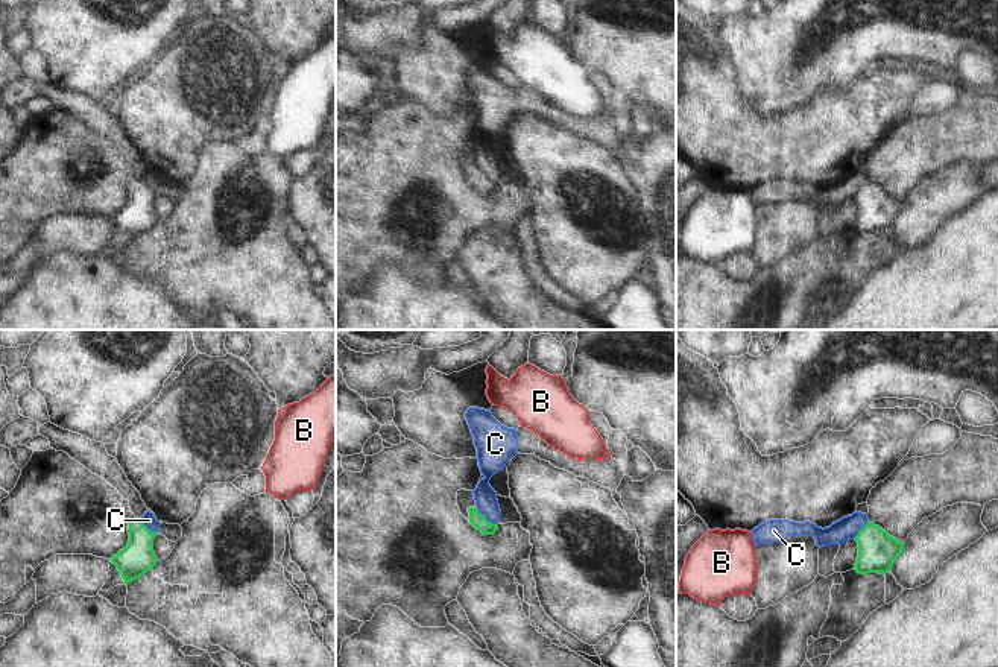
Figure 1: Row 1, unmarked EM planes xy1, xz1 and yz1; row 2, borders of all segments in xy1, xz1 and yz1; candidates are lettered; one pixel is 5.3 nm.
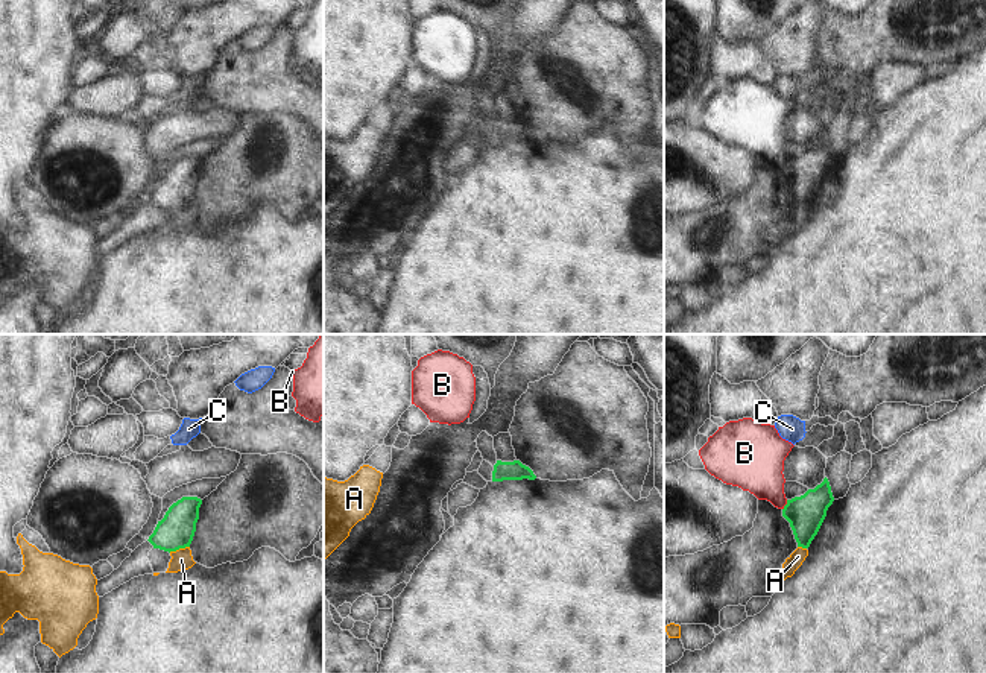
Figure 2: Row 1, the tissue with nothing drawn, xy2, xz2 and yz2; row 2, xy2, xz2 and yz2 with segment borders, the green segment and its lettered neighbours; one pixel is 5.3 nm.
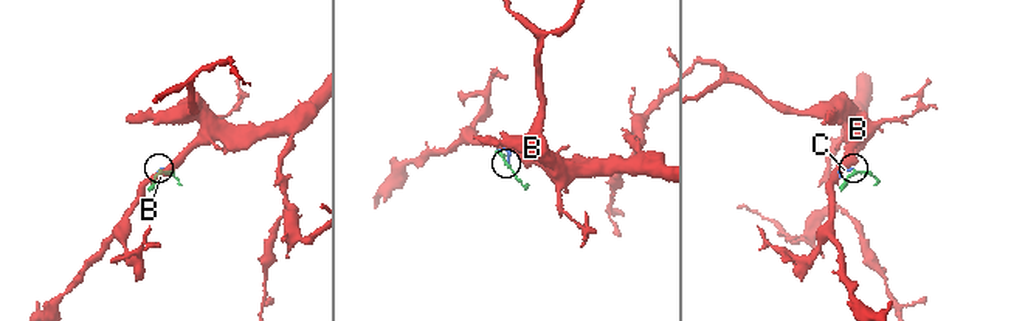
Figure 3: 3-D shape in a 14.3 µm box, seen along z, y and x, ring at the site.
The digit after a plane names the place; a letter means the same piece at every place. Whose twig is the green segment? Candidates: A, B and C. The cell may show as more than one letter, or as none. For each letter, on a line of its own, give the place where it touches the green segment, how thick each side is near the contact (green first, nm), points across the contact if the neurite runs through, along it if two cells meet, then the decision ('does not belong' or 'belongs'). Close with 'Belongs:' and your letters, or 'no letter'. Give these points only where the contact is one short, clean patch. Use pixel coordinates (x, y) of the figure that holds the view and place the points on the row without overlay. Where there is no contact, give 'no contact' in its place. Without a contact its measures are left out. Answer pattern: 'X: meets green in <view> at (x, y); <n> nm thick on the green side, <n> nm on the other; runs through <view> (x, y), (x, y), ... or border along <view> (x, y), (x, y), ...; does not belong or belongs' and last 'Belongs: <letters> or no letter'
A: meets green in xy2 at (178, 208); 190 nm thick on the green side, 110 nm on the other; border along xy2 (189, 205), (169, 211); does not belong
B: meets green in yz2 at (786, 164); 200 nm thick on the green side, 260 nm on the other; border along yz2 (787, 160), (783, 169); does not belong
C: meets green in xz1 at (485, 178); 80 nm thick on the green side, 120 nm on the other; border along xz1 (477, 167), (489, 181), (497, 184); does not belong
Belongs: no letter

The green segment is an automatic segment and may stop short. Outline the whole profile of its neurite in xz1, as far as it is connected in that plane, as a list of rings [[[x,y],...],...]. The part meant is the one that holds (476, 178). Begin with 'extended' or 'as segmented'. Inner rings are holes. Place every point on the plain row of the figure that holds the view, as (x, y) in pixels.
extended | [[[457,150],[457,166],[460,173],[483,194],[494,194],[498,184],[489,182],[477,169],[472,150]]]

